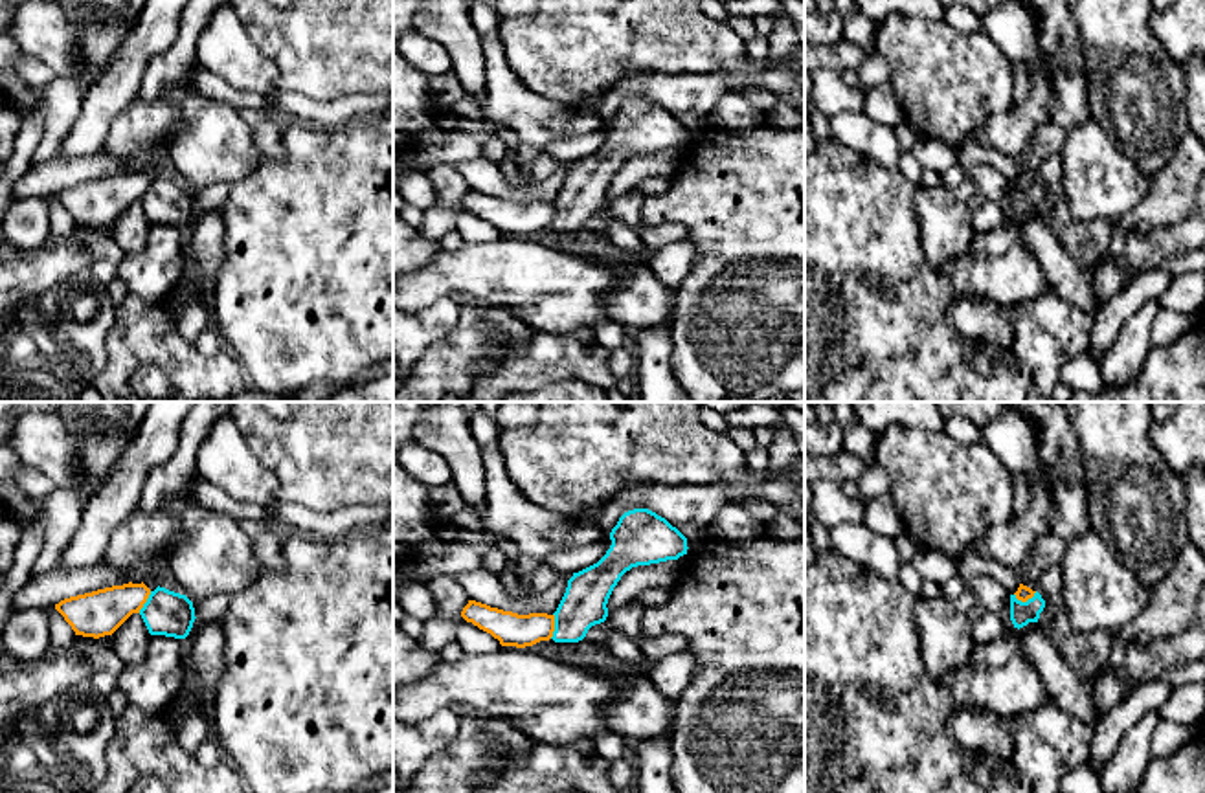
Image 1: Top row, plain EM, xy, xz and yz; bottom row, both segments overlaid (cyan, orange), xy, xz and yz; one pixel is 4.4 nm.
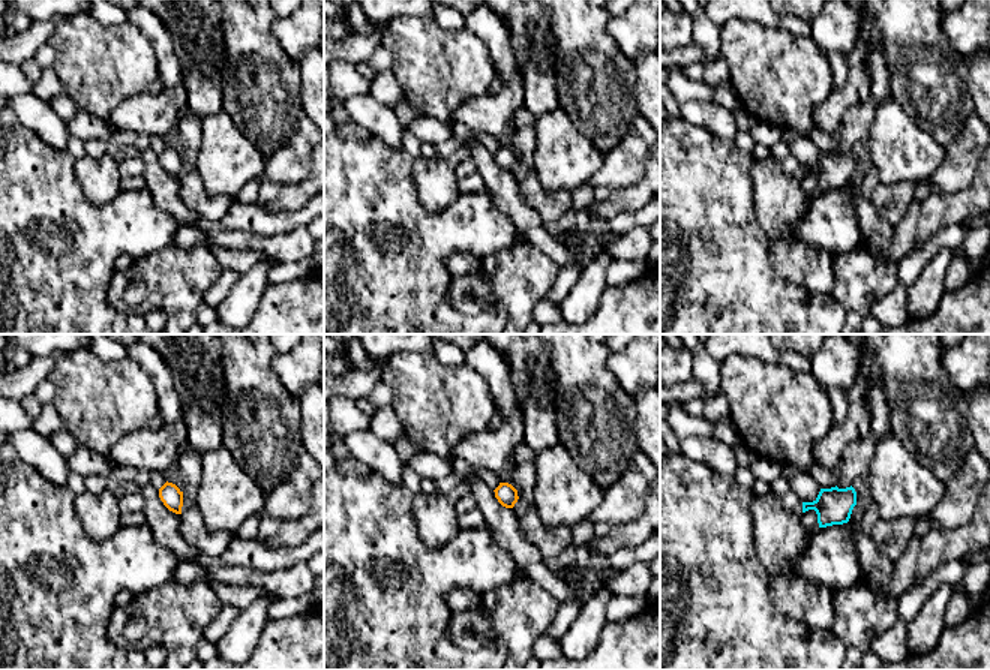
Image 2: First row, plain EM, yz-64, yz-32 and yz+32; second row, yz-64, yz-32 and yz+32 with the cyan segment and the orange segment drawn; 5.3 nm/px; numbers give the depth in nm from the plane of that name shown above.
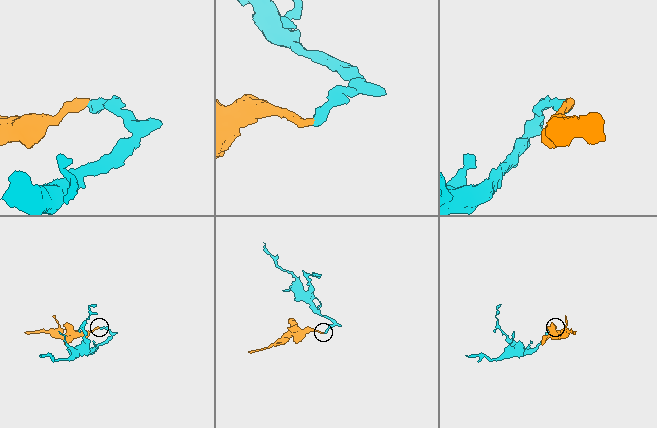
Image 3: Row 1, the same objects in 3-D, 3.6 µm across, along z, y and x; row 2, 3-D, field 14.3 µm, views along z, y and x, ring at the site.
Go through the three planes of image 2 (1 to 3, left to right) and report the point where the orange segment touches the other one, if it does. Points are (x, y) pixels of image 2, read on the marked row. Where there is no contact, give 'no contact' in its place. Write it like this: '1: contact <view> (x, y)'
1: no contact
2: no contact
3: no contact

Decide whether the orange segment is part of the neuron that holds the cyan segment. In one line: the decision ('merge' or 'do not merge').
do not merge

